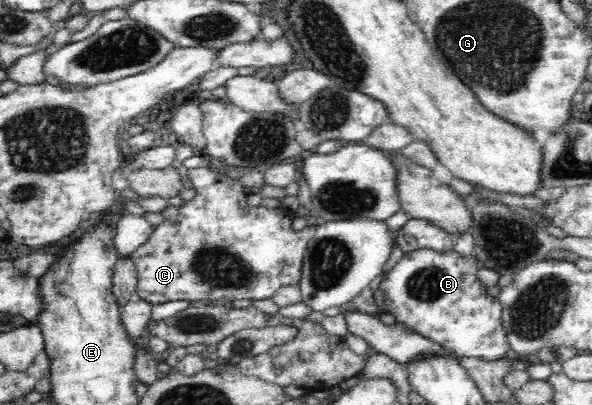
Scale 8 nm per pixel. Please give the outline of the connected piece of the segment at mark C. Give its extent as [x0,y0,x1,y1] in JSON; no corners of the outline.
[131,165,316,304]

